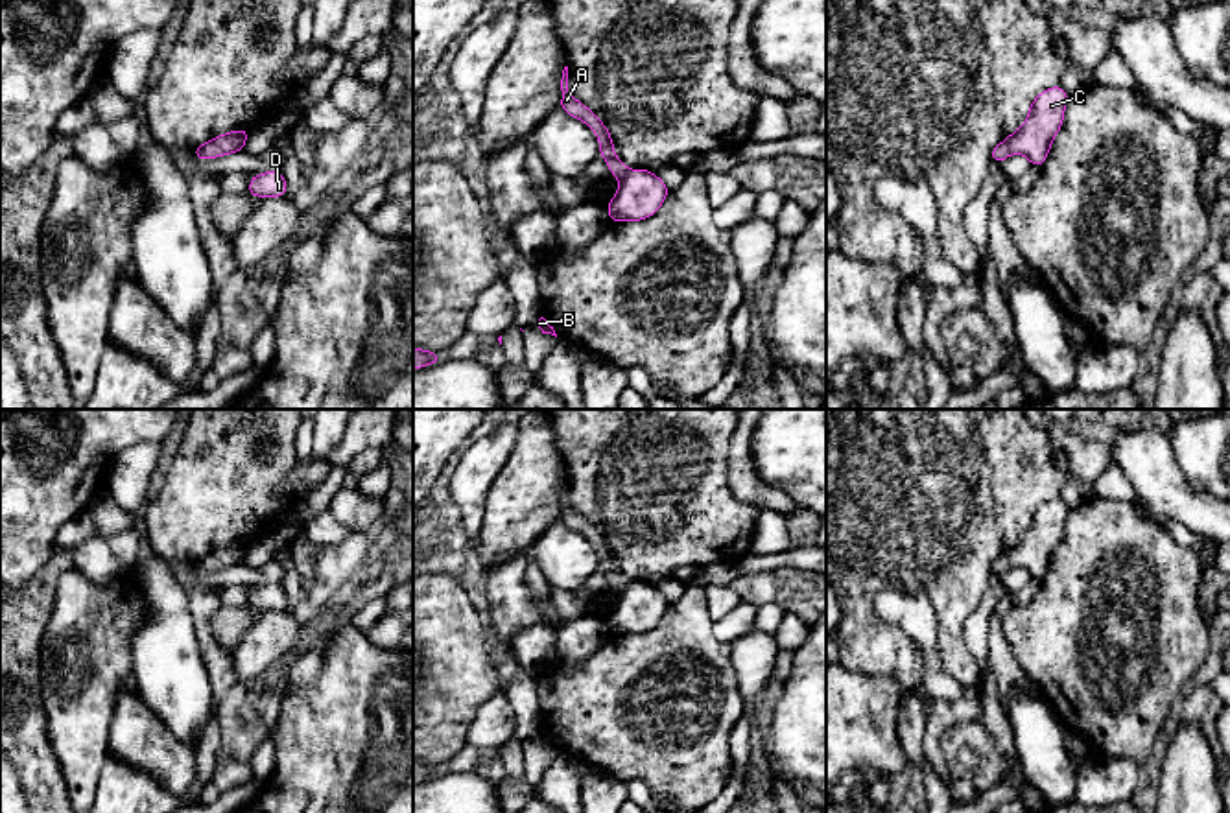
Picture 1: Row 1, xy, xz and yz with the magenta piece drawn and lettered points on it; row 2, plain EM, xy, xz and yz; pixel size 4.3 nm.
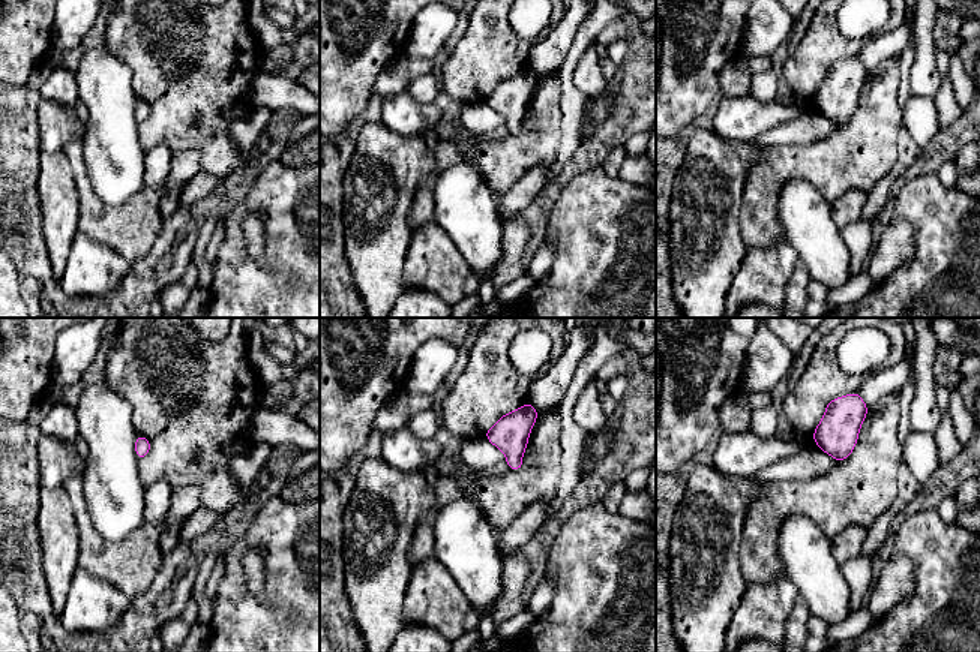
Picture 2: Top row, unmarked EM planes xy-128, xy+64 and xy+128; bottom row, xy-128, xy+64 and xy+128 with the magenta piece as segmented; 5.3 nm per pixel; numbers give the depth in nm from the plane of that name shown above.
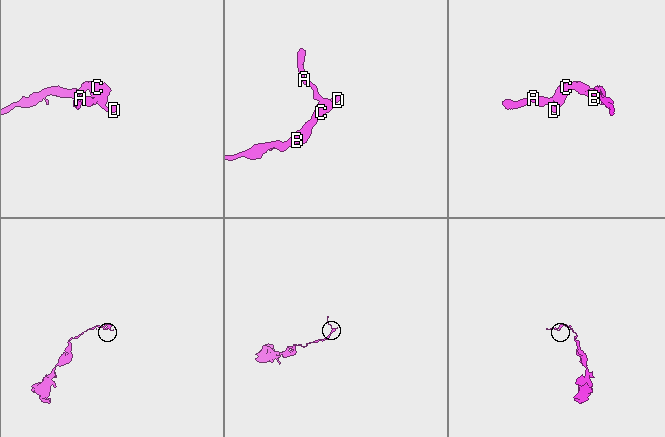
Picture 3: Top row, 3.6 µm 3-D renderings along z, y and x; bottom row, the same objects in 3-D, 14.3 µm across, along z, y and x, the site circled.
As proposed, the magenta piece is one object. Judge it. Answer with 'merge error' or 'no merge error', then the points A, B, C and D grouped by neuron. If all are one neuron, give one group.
no merge error; groups A B C D

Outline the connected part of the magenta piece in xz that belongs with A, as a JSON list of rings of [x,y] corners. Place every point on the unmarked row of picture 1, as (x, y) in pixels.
[[[568,479],[562,483],[559,520],[586,536],[599,553],[599,570],[607,573],[609,584],[620,592],[616,608],[605,618],[610,636],[644,634],[655,629],[669,601],[649,583],[629,583],[614,566],[614,553],[607,538],[579,513],[568,505]]]

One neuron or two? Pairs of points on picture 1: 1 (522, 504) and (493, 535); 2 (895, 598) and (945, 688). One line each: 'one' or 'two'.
1: one
2: one

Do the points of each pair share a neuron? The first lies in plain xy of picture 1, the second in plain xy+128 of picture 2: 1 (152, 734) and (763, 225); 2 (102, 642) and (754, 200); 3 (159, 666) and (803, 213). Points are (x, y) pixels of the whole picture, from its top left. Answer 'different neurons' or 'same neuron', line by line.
1: different neurons
2: different neurons
3: same neuron

